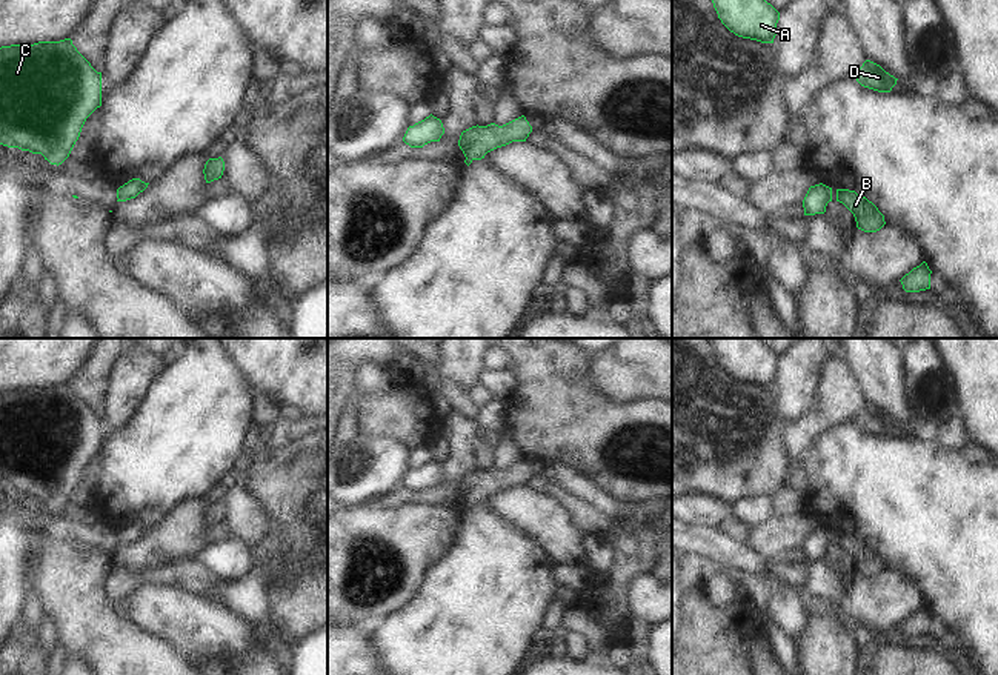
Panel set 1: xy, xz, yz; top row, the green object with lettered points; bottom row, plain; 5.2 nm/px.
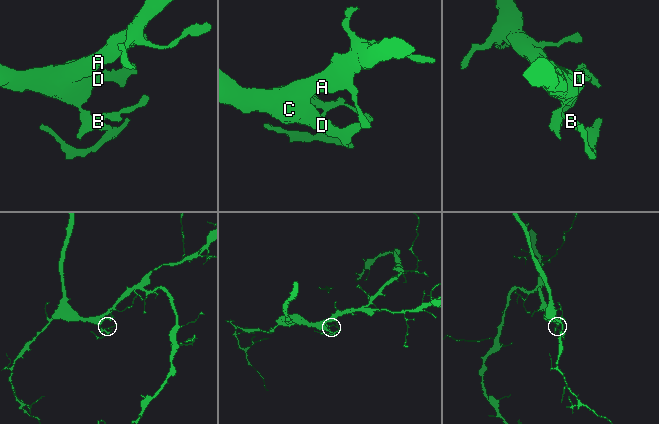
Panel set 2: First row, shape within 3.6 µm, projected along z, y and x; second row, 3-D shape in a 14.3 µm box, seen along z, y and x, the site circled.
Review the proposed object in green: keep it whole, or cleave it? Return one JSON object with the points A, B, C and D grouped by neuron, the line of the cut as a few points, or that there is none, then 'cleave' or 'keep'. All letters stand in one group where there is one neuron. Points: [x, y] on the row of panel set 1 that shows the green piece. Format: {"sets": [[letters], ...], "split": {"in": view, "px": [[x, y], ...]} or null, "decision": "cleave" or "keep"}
{"sets": [["A", "B", "C", "D"]], "split": null, "decision": "keep"}

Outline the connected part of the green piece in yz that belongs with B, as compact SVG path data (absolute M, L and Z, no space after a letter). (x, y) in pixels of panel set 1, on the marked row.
M837 189L837 201L853 214L857 228L864 232L877 232L886 224L884 215L878 208L855 191Z

